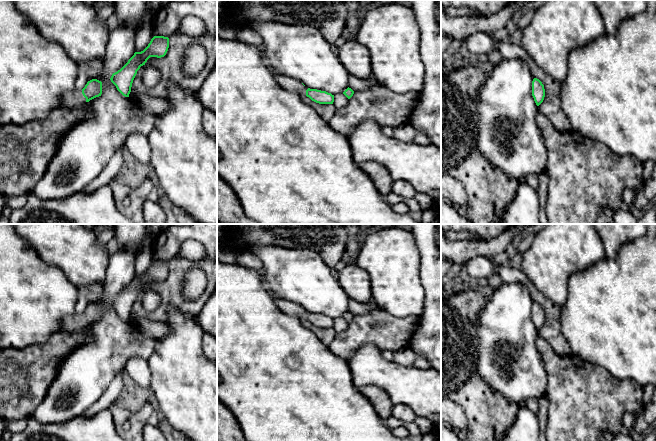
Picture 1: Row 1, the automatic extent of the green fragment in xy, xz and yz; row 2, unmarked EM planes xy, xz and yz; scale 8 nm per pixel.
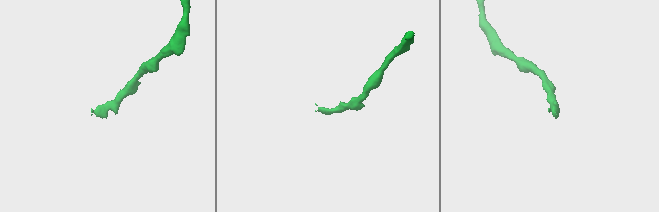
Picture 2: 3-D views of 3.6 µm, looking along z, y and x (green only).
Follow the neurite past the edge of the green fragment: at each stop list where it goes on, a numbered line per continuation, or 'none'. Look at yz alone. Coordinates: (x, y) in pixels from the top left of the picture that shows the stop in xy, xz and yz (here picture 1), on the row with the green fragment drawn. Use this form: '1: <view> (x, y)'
none

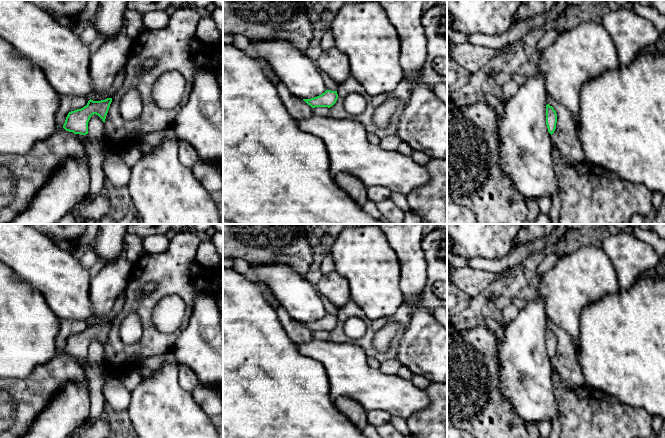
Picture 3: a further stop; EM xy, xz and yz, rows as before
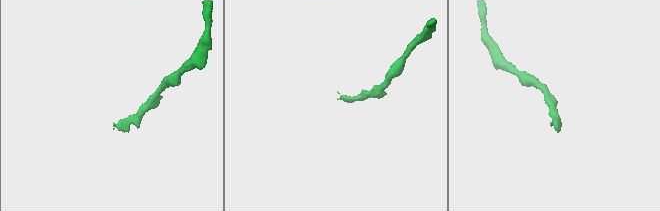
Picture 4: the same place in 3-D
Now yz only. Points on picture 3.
none

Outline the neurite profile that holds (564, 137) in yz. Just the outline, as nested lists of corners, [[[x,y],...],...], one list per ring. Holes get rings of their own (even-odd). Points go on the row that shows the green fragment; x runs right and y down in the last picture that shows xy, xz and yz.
[[[547,96],[547,104],[552,106],[557,114],[557,123],[551,135],[553,144],[559,149],[563,160],[568,164],[577,164],[585,160],[584,152],[578,141],[573,123],[574,114],[558,104],[551,96]]]

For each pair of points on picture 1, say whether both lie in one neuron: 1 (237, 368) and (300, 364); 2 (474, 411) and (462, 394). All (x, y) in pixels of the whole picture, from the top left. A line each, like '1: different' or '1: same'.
1: same
2: same

